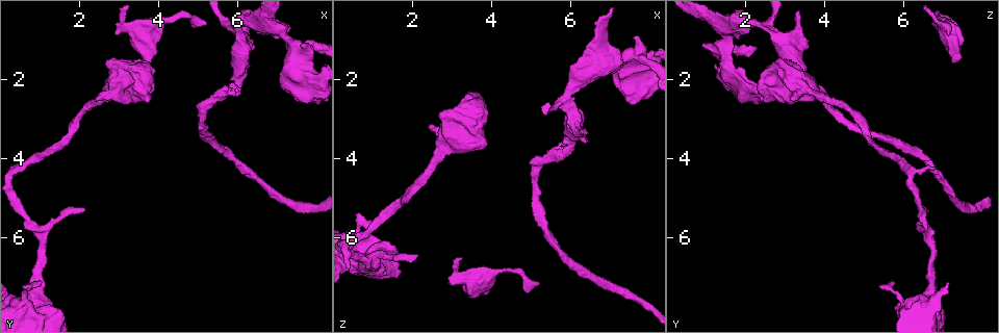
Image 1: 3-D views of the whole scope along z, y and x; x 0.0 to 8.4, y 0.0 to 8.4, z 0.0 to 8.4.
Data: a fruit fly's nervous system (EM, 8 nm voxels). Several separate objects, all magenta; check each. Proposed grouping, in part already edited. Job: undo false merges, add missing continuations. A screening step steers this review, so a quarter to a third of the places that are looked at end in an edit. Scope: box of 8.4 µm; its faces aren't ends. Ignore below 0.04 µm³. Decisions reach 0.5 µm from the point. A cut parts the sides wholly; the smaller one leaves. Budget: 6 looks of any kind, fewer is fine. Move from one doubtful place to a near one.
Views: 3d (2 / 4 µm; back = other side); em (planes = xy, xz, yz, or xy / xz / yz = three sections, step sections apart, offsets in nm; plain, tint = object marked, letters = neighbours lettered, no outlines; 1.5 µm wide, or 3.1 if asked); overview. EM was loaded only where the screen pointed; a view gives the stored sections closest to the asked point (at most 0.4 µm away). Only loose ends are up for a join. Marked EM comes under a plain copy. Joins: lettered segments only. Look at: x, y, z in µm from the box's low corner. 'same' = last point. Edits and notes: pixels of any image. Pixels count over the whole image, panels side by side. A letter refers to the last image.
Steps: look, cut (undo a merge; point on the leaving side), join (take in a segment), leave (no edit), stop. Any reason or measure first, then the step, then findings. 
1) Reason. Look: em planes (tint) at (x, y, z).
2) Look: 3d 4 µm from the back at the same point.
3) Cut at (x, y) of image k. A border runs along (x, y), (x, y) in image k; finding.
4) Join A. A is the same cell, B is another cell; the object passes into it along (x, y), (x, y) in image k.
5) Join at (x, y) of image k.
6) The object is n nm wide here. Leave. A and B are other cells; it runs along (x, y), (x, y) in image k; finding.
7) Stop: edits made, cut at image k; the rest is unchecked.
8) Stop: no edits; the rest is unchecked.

Thin end. Look: em planes (letters) at (2.15, 5.25, 6.45).

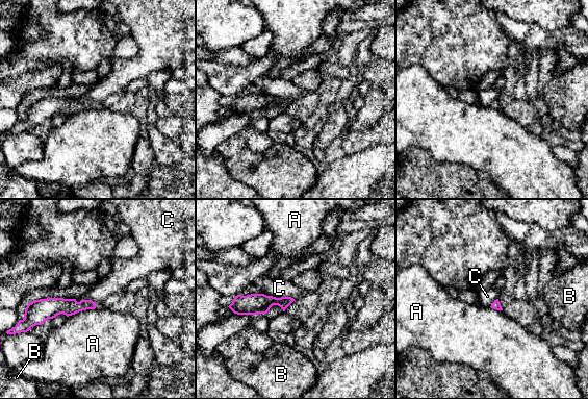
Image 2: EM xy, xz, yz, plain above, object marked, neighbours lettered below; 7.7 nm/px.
Leave. A, B and C are other cells; a border runs along (262, 293), (295, 300) in image 2; none of them fits.

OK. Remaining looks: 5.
Free end. Look: em planes (letters) at (3.00, 0.90, 7.15).

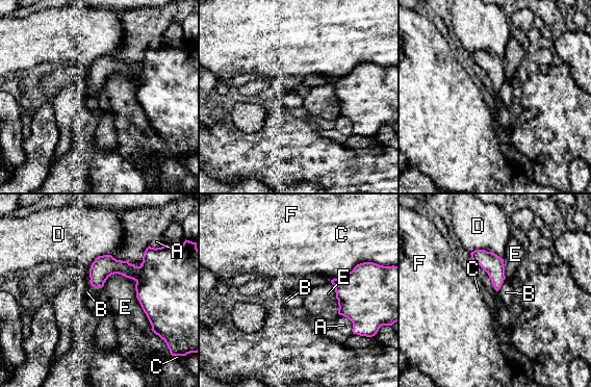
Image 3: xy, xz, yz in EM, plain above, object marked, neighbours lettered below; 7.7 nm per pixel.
Leave. A, B, C, D, E and F are other cells; it runs along (99, 259), (150, 289), (154, 321) in image 3; no lettered segment goes on from it.

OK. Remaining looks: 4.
Narrows sharply. Look: 3d 4 µm at (7.45, 1.15, 1.45).

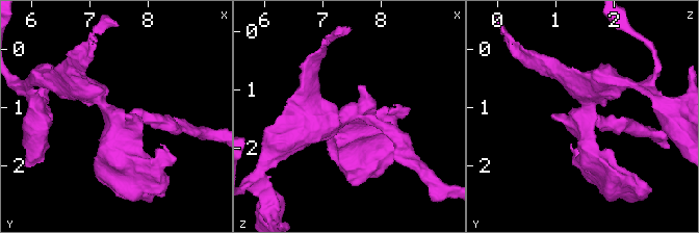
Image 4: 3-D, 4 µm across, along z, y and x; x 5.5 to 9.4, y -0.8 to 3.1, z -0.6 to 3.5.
Look: em planes (letters) at (7.40, 1.15, 1.40).

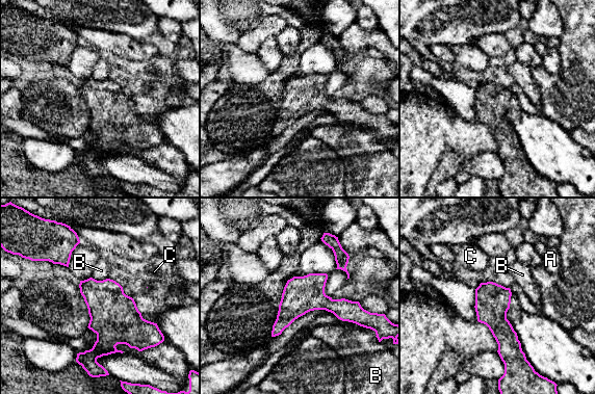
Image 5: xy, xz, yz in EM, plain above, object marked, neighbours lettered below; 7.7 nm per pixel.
Leave. A, B and C are other cells; a border runs along (92, 277), (97, 280), (107, 279) in image 5; all the same neuron.

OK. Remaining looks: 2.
Stop: no edits; the rest is unchecked.

